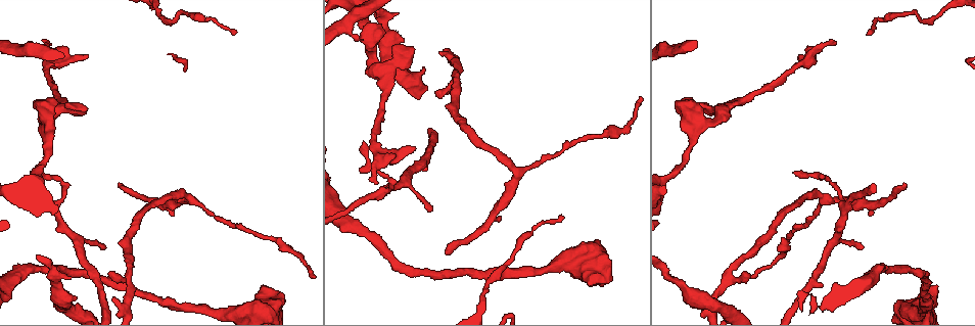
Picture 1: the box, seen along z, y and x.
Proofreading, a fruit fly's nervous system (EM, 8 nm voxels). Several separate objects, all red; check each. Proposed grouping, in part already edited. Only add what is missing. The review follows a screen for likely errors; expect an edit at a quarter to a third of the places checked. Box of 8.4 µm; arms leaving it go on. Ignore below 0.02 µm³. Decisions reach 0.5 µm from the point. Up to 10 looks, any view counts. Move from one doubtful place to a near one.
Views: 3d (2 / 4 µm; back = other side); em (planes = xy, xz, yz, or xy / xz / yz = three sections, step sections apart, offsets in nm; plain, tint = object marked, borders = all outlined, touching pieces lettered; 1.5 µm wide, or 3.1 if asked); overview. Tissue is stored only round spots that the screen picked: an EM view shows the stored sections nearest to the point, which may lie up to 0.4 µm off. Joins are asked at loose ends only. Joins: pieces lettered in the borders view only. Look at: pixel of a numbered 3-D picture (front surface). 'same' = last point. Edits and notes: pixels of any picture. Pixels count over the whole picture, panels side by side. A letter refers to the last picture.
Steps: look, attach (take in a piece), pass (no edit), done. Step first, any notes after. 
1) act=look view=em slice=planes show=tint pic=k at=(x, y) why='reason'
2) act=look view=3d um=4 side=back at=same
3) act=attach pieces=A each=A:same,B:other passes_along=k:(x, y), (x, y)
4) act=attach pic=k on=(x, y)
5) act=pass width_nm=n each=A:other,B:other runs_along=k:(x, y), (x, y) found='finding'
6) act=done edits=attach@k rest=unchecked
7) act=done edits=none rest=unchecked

act=look view=em slice=xz step=8 show=tint pic=1 at=(935, 287) why='free end'

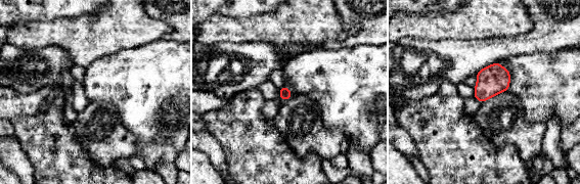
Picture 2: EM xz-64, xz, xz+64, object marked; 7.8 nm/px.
act=look view=em slice=planes show=borders at=same why='another direction'

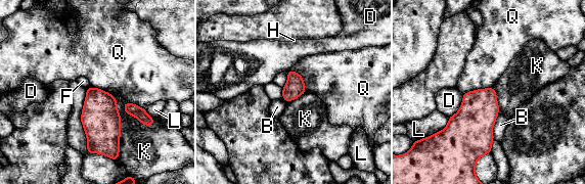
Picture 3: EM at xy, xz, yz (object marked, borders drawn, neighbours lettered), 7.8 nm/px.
act=pass each=B:other,D:other,F:other,H:other,K:other,L:other,Q:other border=3:(109, 93), (120, 114), (118, 159) found='none of them fits'

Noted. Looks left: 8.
act=look view=3d um=2 pic=1 at=(104, 248) why='thin end'

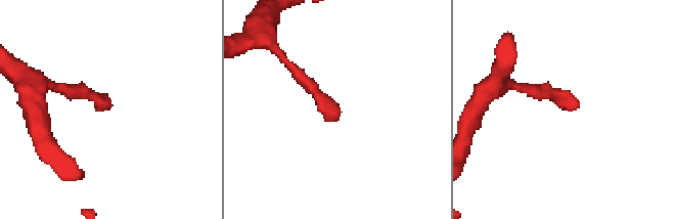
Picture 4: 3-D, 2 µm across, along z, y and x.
act=look view=em slice=planes show=borders pic=4 at=(336, 120)

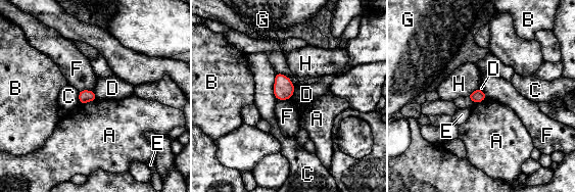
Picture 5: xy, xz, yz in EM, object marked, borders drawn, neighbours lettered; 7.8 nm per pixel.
act=pass each=A:other,B:other,C:other,D:other,E:other,F:other,G:other,H:other border=5:(93, 90), (79, 91) found='none of them fits'

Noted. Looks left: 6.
act=look view=em slice=planes show=borders pic=1 at=(905, 184) why='branch stops here'

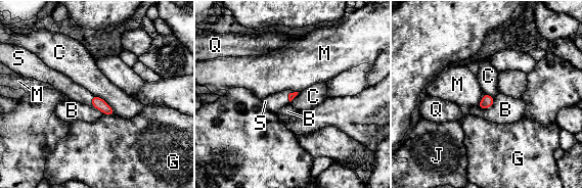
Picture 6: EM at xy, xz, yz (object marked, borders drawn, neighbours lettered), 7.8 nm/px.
act=attach pieces=S each=B:other,C:other,G:other,J:other,M:other,Q:other,S:same passes_along=6:(97, 102), (92, 100), (74, 91) found='it goes on there'

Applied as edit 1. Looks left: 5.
act=look view=em slice=planes show=borders pic=1 at=(51, 44) why='an open end'

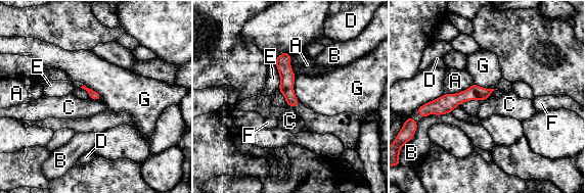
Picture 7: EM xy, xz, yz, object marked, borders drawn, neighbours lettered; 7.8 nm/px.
act=pass each=A:other,B:other,C:other,D:other,E:other,F:other,G:other runs_along=7:(488, 91), (432, 106) found='no lettered piece goes on from it'

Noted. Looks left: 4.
act=done edits=attach@6 rest=unchecked

